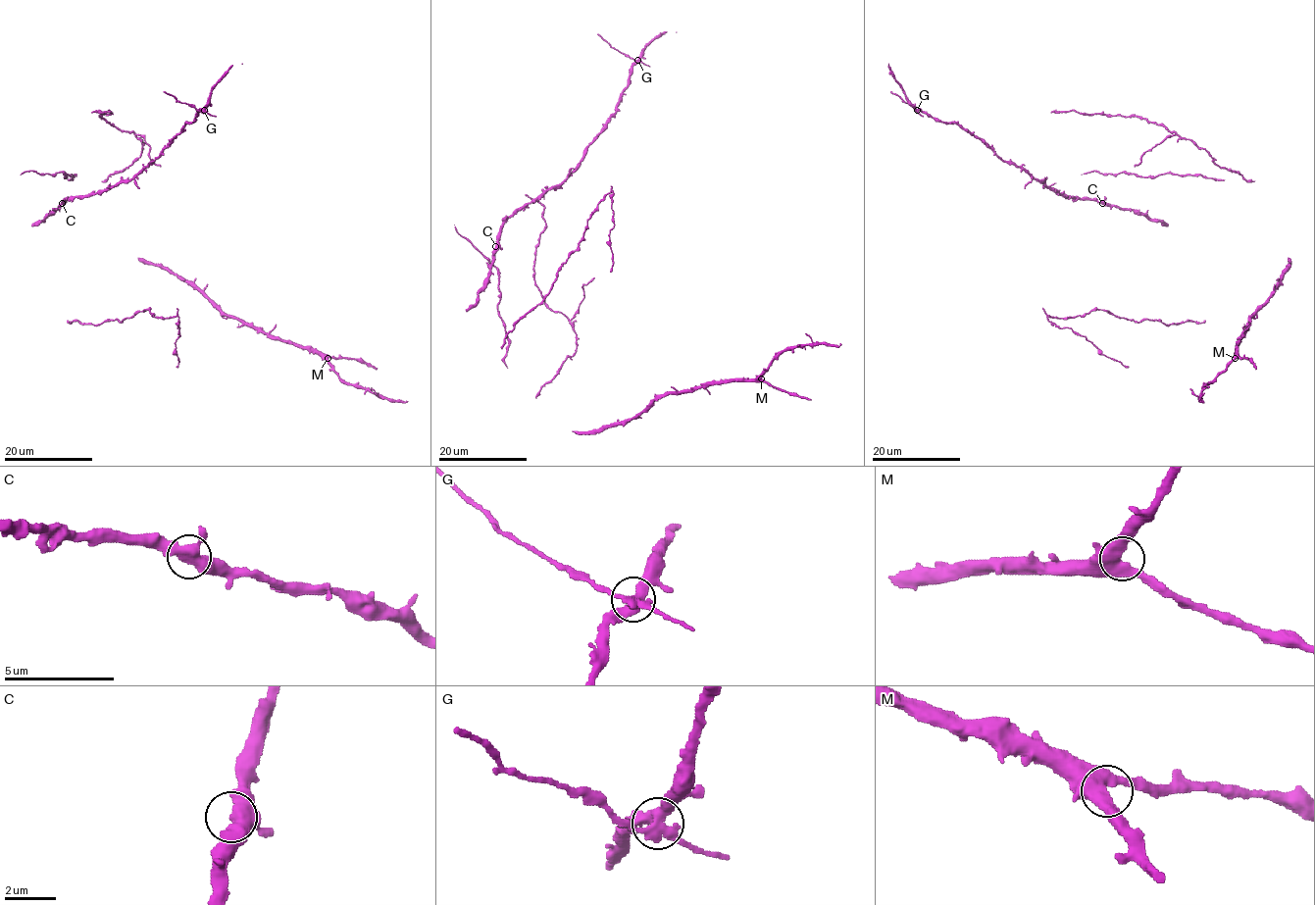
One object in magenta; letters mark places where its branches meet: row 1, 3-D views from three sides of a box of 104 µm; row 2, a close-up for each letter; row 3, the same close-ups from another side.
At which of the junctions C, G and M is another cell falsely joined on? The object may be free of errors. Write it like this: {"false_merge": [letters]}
{"false_merge": ["G"]}

